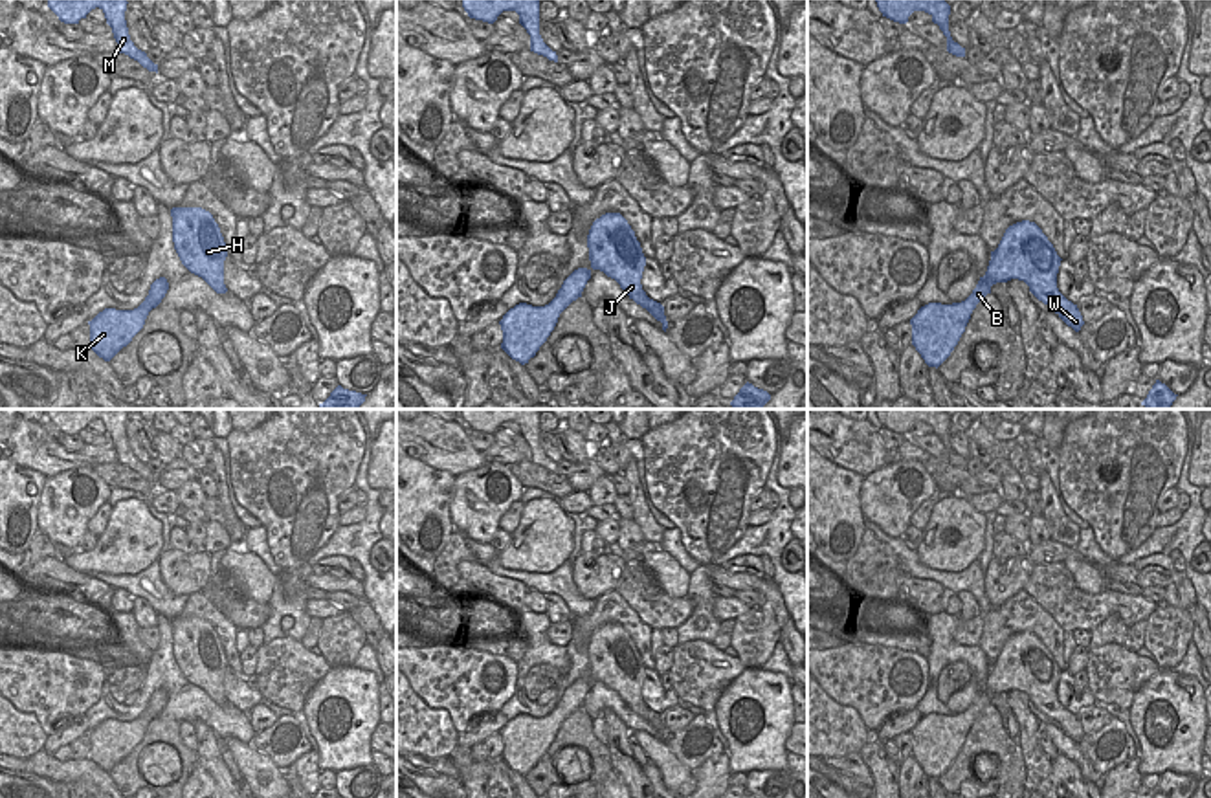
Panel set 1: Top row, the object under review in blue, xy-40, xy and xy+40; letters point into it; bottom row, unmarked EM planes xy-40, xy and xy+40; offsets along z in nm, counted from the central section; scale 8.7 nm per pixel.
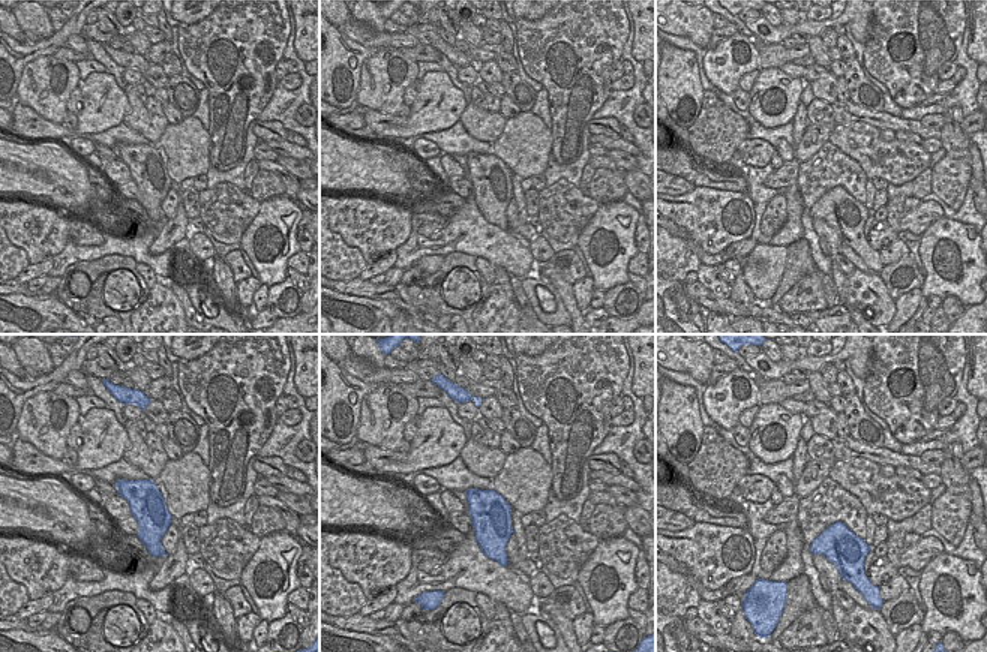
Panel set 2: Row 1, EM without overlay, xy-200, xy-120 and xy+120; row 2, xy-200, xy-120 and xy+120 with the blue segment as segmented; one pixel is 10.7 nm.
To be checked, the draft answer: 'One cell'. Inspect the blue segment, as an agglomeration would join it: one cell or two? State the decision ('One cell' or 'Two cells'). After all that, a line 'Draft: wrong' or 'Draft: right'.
One cell.
Draft: right

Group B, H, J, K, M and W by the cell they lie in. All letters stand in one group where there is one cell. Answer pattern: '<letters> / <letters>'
B H J K M W

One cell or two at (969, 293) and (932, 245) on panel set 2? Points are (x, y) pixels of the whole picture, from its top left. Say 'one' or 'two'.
one

